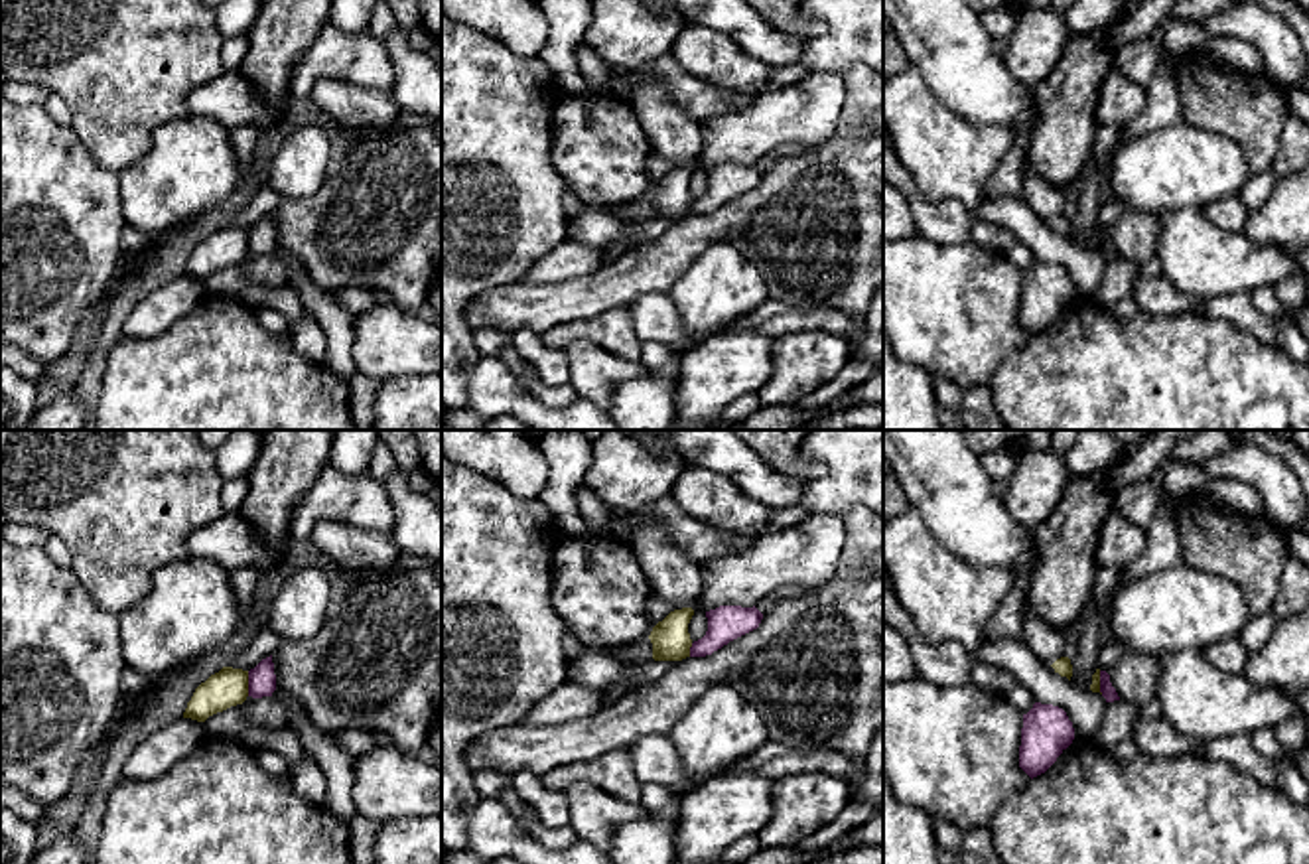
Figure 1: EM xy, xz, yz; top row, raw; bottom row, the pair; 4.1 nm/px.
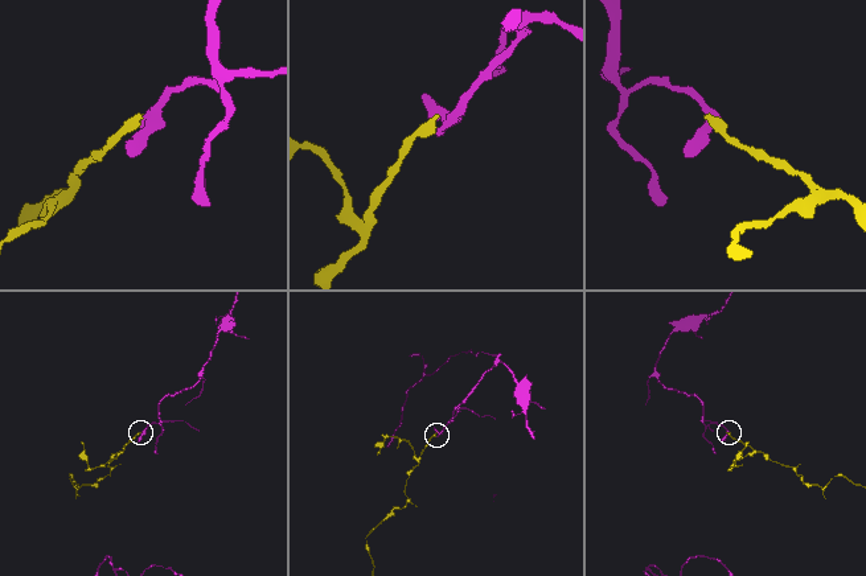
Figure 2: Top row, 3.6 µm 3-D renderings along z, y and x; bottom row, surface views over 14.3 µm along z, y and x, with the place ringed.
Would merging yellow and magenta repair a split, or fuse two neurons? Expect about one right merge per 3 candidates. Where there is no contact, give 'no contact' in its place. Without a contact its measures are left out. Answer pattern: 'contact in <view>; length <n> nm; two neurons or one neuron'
contact in xy; length 100 nm; two neurons

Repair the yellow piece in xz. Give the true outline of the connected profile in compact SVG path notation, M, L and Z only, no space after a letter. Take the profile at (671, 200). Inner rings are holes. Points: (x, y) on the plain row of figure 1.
M692 166L674 168L653 185L649 197L654 219L682 219L690 215L692 197L688 181L692 174Z

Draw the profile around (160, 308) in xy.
M179 276L142 298L124 322L126 337L156 337L185 318L203 298L205 280Z

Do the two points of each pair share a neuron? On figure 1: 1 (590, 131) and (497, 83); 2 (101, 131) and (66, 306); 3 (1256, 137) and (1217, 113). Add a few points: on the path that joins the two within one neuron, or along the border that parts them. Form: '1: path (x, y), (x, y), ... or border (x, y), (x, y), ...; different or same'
1: border (562, 91), (552, 115), (551, 158); different
2: border (71, 125), (87, 152), (103, 168), (117, 174); different
3: path (1246, 127), (1233, 113), (1227, 113); same

